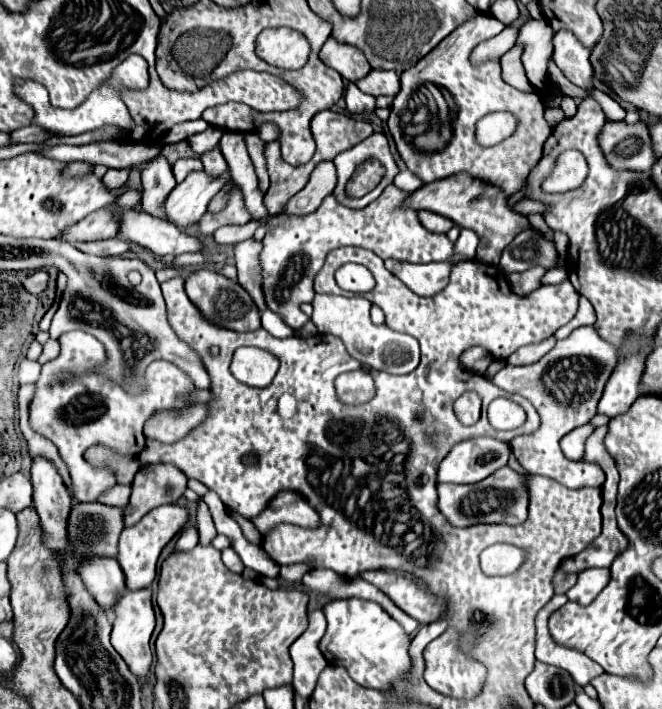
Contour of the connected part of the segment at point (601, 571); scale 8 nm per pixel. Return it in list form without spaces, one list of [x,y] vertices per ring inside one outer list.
[[[590,568],[578,574],[578,582],[566,592],[566,596],[578,604],[590,604],[598,592],[608,584],[610,570],[608,568]]]

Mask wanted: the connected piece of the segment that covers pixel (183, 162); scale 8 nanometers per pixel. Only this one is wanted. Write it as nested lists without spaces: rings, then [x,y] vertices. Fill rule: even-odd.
[[[180,158],[172,168],[174,168],[176,180],[182,182],[192,170],[200,170],[200,160],[198,158]]]

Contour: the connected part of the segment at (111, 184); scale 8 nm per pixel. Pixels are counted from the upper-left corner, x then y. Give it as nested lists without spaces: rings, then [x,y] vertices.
[[[128,168],[128,170],[108,170],[108,172],[106,172],[106,176],[102,178],[102,182],[106,184],[106,188],[108,188],[108,190],[120,188],[120,186],[124,186],[124,184],[126,184],[130,170],[132,170],[132,168]]]

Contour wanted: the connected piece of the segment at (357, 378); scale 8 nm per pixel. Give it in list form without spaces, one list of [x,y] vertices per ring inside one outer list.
[[[368,370],[344,372],[336,378],[334,386],[336,386],[336,394],[338,394],[340,402],[352,404],[352,406],[368,402],[370,398],[374,398],[374,392],[376,392]]]

